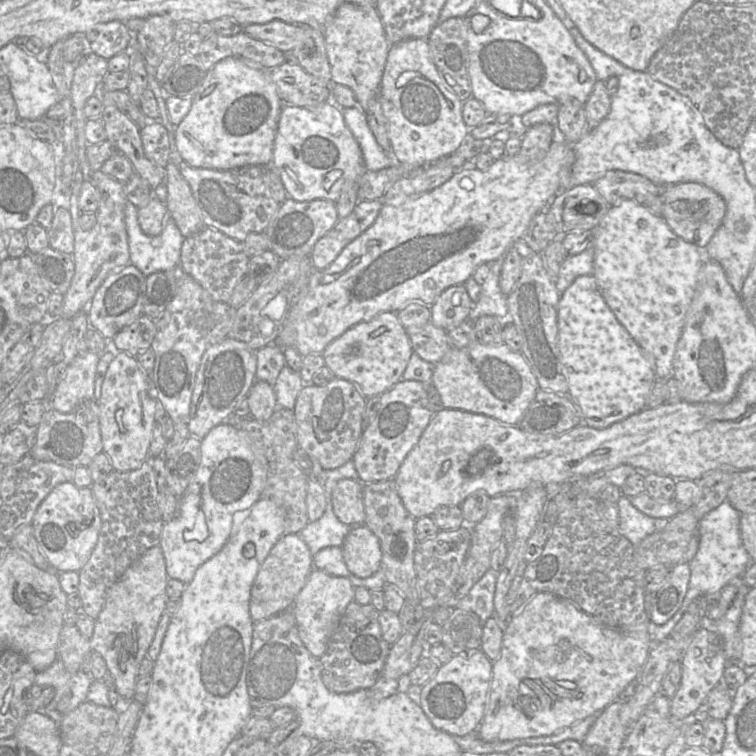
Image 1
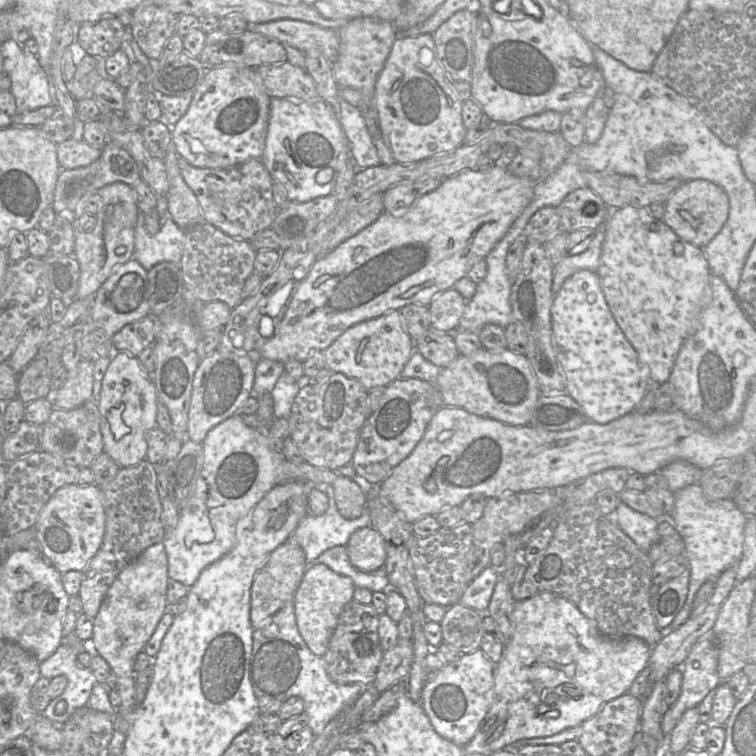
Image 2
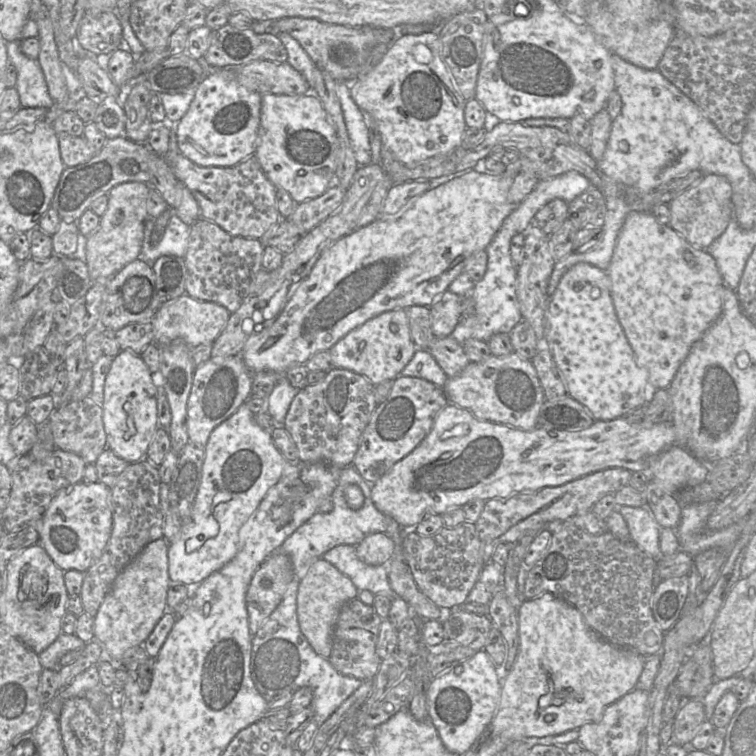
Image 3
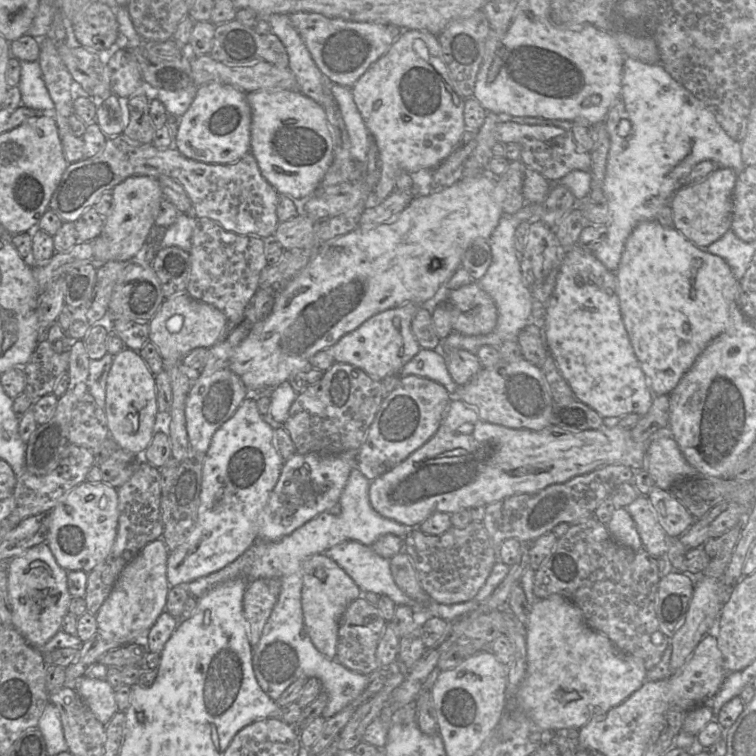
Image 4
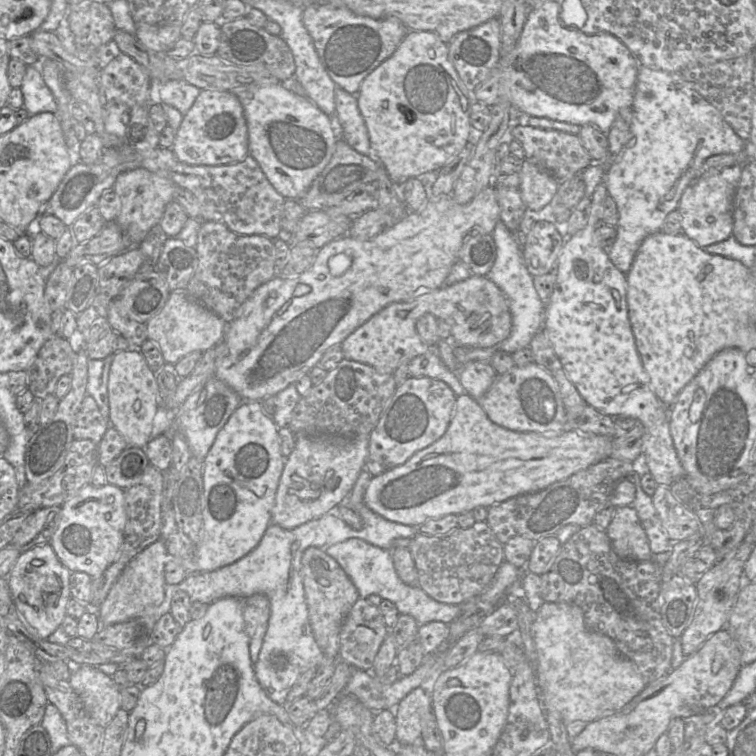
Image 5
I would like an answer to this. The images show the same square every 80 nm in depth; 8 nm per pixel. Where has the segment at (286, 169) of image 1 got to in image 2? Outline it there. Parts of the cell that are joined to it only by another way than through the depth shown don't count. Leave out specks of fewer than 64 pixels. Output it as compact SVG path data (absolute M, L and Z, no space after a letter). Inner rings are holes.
M271 98L265 147L261 161L271 177L283 186L289 201L306 202L333 193L335 177L326 184L319 184L316 181L316 175L324 168L332 168L338 173L344 172L349 160L351 160L349 141L336 112L327 103L321 99L318 101L295 101L286 98Z

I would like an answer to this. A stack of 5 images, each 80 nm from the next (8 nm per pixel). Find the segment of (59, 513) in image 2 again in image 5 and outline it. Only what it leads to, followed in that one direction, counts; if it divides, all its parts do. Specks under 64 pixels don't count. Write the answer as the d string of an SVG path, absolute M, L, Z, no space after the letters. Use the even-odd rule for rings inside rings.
M108 483L102 487L88 484L82 487L75 496L61 505L60 520L50 544L62 564L71 573L85 572L91 577L99 577L119 555L123 543L126 520L127 515L123 489Z

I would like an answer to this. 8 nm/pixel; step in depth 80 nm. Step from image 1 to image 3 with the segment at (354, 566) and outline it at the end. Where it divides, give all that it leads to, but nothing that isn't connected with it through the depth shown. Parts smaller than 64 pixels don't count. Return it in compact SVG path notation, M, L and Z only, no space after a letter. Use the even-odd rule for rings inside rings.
M386 533L367 535L355 546L358 558L373 566L387 565L394 554L395 544Z

